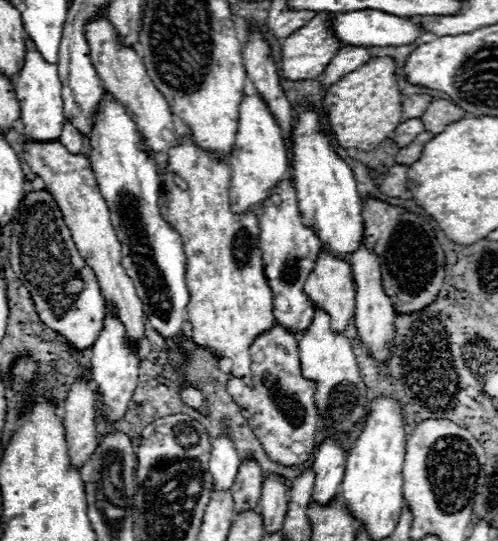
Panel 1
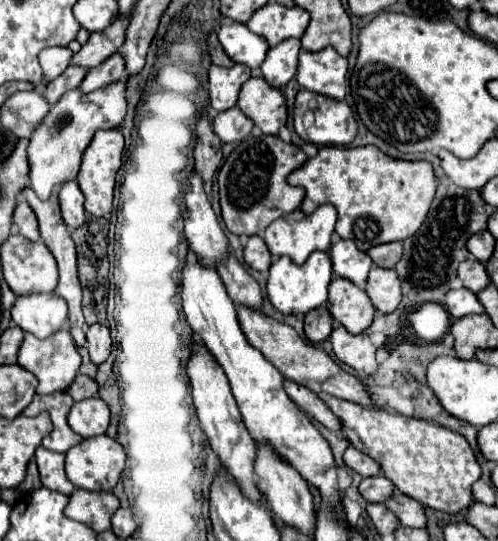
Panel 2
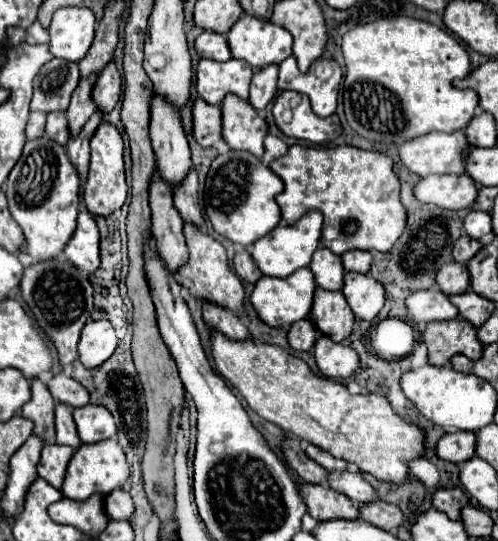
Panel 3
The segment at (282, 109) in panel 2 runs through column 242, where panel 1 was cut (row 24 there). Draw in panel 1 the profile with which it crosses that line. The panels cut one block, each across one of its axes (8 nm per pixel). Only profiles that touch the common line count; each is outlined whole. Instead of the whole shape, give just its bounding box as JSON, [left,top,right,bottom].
[84,14,179,172]

